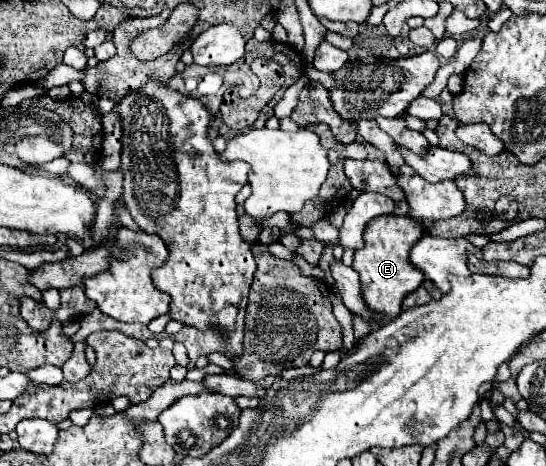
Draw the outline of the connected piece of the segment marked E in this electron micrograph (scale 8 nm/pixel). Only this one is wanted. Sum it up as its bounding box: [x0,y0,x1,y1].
[354,215,424,331]

